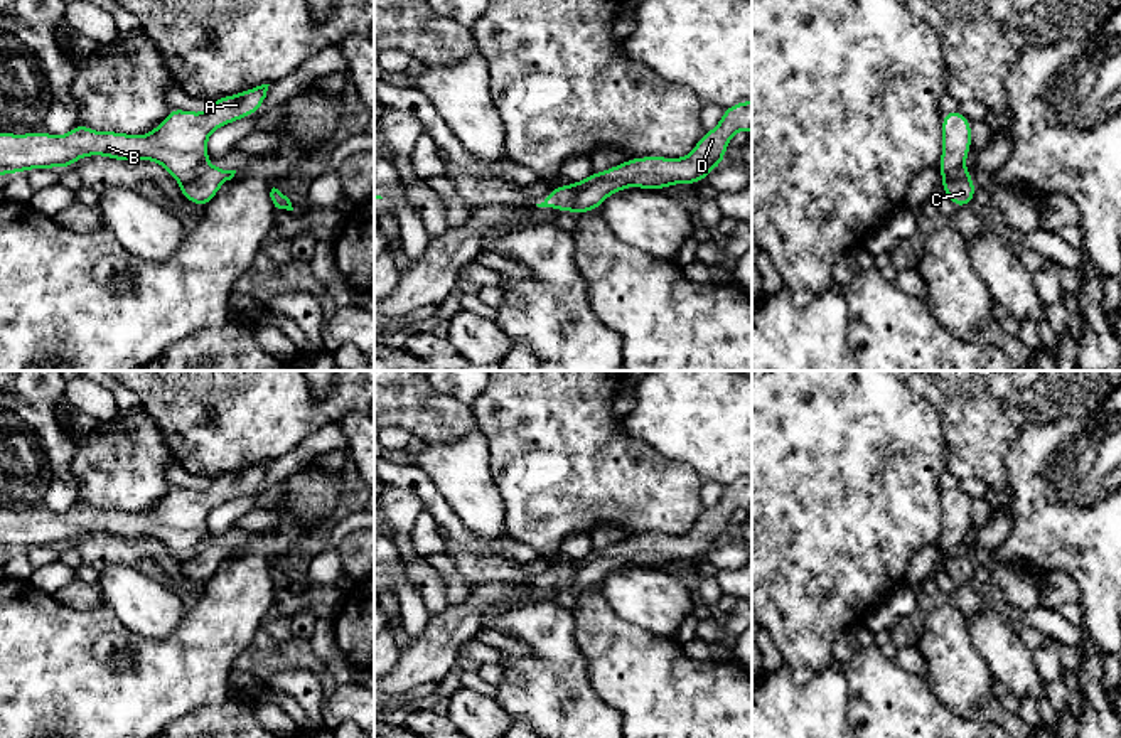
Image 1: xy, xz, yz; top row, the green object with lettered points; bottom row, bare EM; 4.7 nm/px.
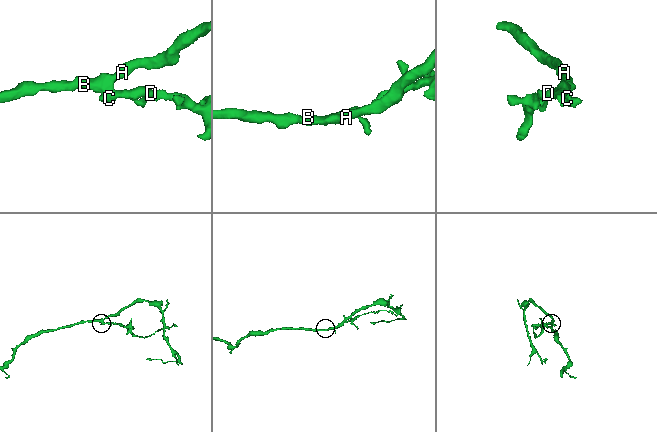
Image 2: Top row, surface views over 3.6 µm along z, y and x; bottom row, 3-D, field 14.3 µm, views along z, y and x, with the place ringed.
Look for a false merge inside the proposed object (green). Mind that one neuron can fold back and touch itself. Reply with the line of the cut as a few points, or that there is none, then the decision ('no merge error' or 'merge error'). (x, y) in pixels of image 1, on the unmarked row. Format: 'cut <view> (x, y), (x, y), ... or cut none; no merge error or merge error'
cut none; no merge error

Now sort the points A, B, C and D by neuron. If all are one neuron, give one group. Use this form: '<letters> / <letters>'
A B C D

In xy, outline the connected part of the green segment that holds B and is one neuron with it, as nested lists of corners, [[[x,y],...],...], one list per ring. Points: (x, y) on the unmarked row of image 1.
[[[261,462],[236,473],[217,475],[206,490],[172,485],[155,507],[140,514],[94,509],[79,500],[62,514],[44,509],[27,512],[2,509],[0,553],[29,546],[67,546],[81,534],[91,532],[123,539],[153,537],[179,558],[180,570],[189,580],[206,583],[236,551],[236,548],[207,541],[207,514],[217,505],[258,489],[265,480],[268,463]]]

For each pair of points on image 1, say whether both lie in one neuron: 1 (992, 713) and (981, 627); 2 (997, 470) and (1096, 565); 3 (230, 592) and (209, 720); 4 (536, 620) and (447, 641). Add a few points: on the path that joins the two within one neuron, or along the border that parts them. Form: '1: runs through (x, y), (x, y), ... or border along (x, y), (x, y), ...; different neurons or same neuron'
1: border along (968, 627), (971, 644), (995, 679); different neurons
2: border along (1013, 442), (1005, 460), (1007, 489), (986, 489); different neurons
3: border along (230, 693), (221, 703), (204, 705), (174, 720); different neurons
4: border along (514, 600), (496, 607), (484, 622); different neurons

